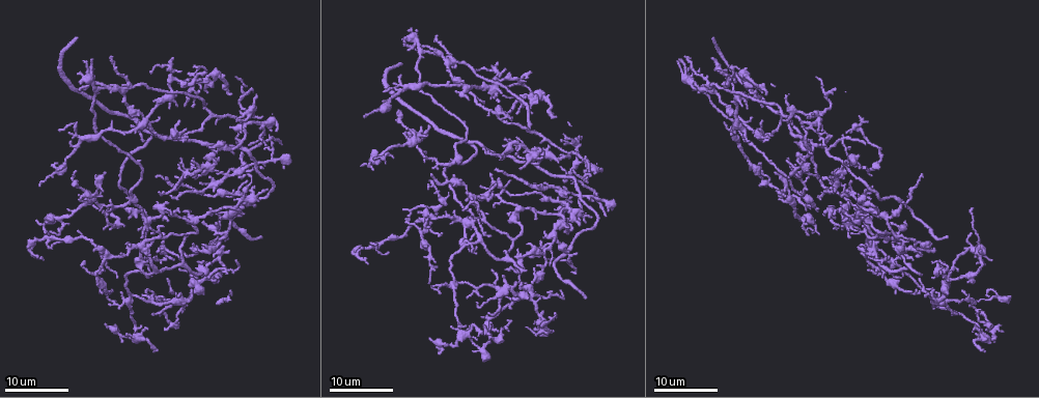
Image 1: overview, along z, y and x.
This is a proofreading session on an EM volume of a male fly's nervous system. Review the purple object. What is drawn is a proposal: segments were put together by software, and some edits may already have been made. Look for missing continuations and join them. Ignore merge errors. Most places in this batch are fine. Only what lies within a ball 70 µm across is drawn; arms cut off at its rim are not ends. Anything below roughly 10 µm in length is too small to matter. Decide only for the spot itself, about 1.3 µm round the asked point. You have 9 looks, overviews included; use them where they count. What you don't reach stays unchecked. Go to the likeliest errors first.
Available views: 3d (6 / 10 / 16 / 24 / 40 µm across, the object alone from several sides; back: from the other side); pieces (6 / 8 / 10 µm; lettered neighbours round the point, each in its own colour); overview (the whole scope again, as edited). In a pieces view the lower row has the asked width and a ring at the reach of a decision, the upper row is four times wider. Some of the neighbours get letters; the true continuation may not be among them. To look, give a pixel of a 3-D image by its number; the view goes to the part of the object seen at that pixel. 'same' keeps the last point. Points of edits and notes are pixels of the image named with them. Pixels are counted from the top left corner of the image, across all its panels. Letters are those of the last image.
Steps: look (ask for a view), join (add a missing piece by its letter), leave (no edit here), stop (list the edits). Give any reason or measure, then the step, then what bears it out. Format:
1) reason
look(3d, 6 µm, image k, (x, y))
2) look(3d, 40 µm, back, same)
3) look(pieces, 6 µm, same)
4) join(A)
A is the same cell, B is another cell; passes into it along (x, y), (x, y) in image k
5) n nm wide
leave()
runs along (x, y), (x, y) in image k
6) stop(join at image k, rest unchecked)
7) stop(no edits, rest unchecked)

thin end
look(3d, 16 µm, image 1, (467, 297))

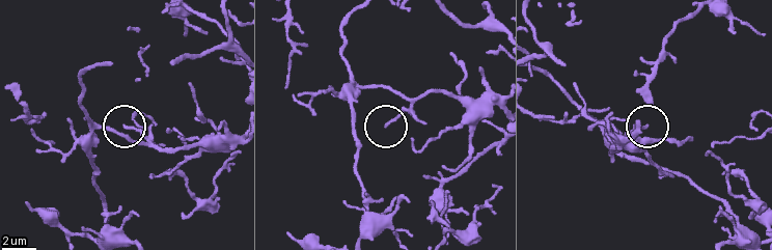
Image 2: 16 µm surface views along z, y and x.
what lies round it
look(pieces, 8 µm, image 2, (389, 125))

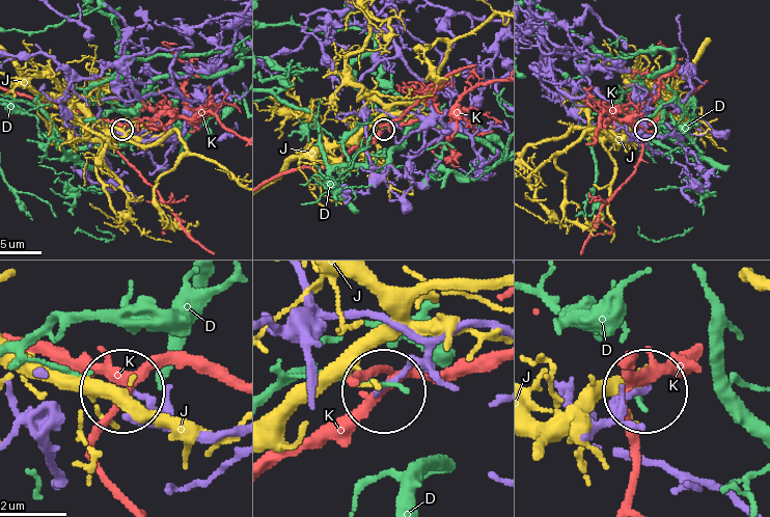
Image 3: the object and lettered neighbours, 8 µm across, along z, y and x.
leave()
D, J and K are other cells; none of them fits

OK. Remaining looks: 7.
free end
look(3d, 16 µm, image 1, (496, 167))

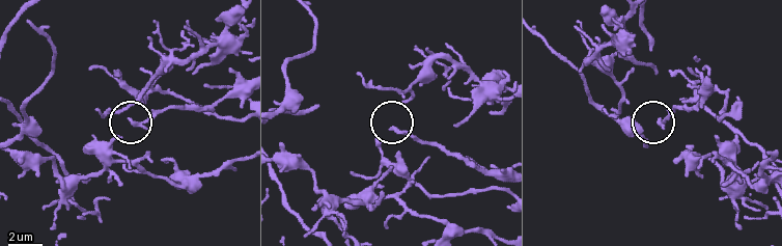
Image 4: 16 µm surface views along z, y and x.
look(pieces, 8 µm, image 4, (658, 121))

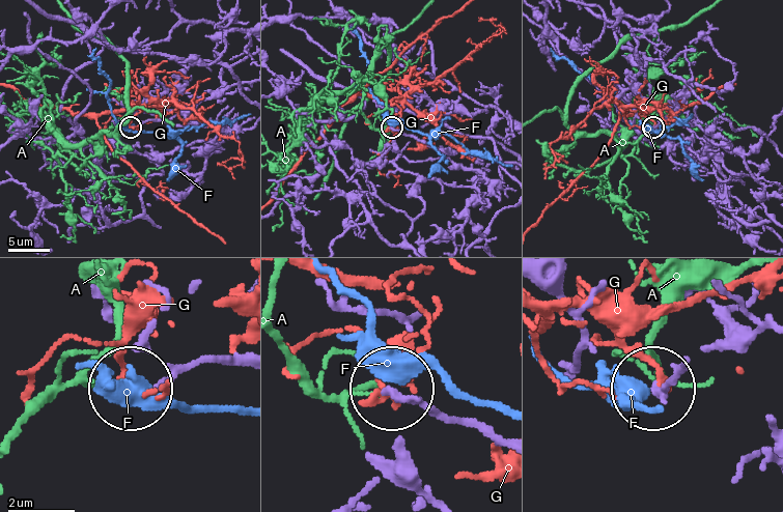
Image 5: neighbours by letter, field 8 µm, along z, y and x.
230 nm wide
leave()
A, F and G are other cells; no lettered piece goes on from it

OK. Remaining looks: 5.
an open end
look(3d, 24 µm, image 1, (166, 258))

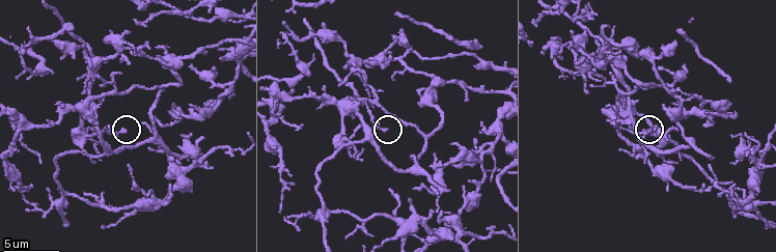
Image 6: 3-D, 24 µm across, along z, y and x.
look(pieces, 8 µm, image 6, (651, 131))

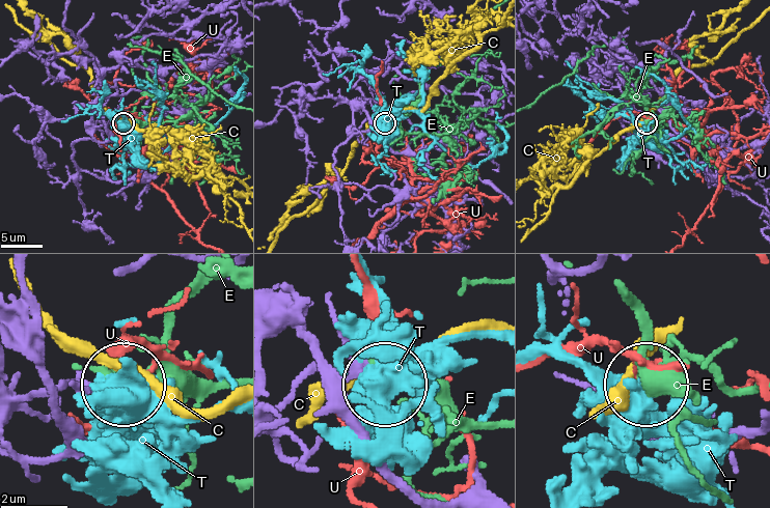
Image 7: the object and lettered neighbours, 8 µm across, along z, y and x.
leave()
C, E, T and U are other cells; none of them fits

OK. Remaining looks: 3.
an open end
look(3d, 10 µm, image 6, (569, 45))

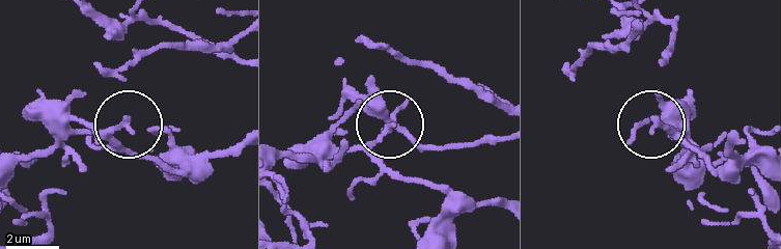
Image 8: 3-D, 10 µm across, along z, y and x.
look(pieces, 8 µm, image 8, (392, 127))

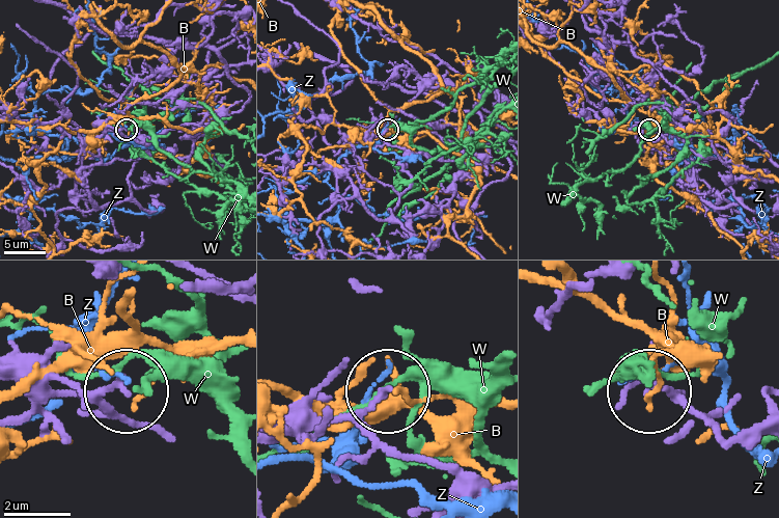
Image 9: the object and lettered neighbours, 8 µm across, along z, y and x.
leave()
B, W and Z are other cells; none of them fits

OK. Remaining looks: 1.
stop(no edits, rest unchecked)

